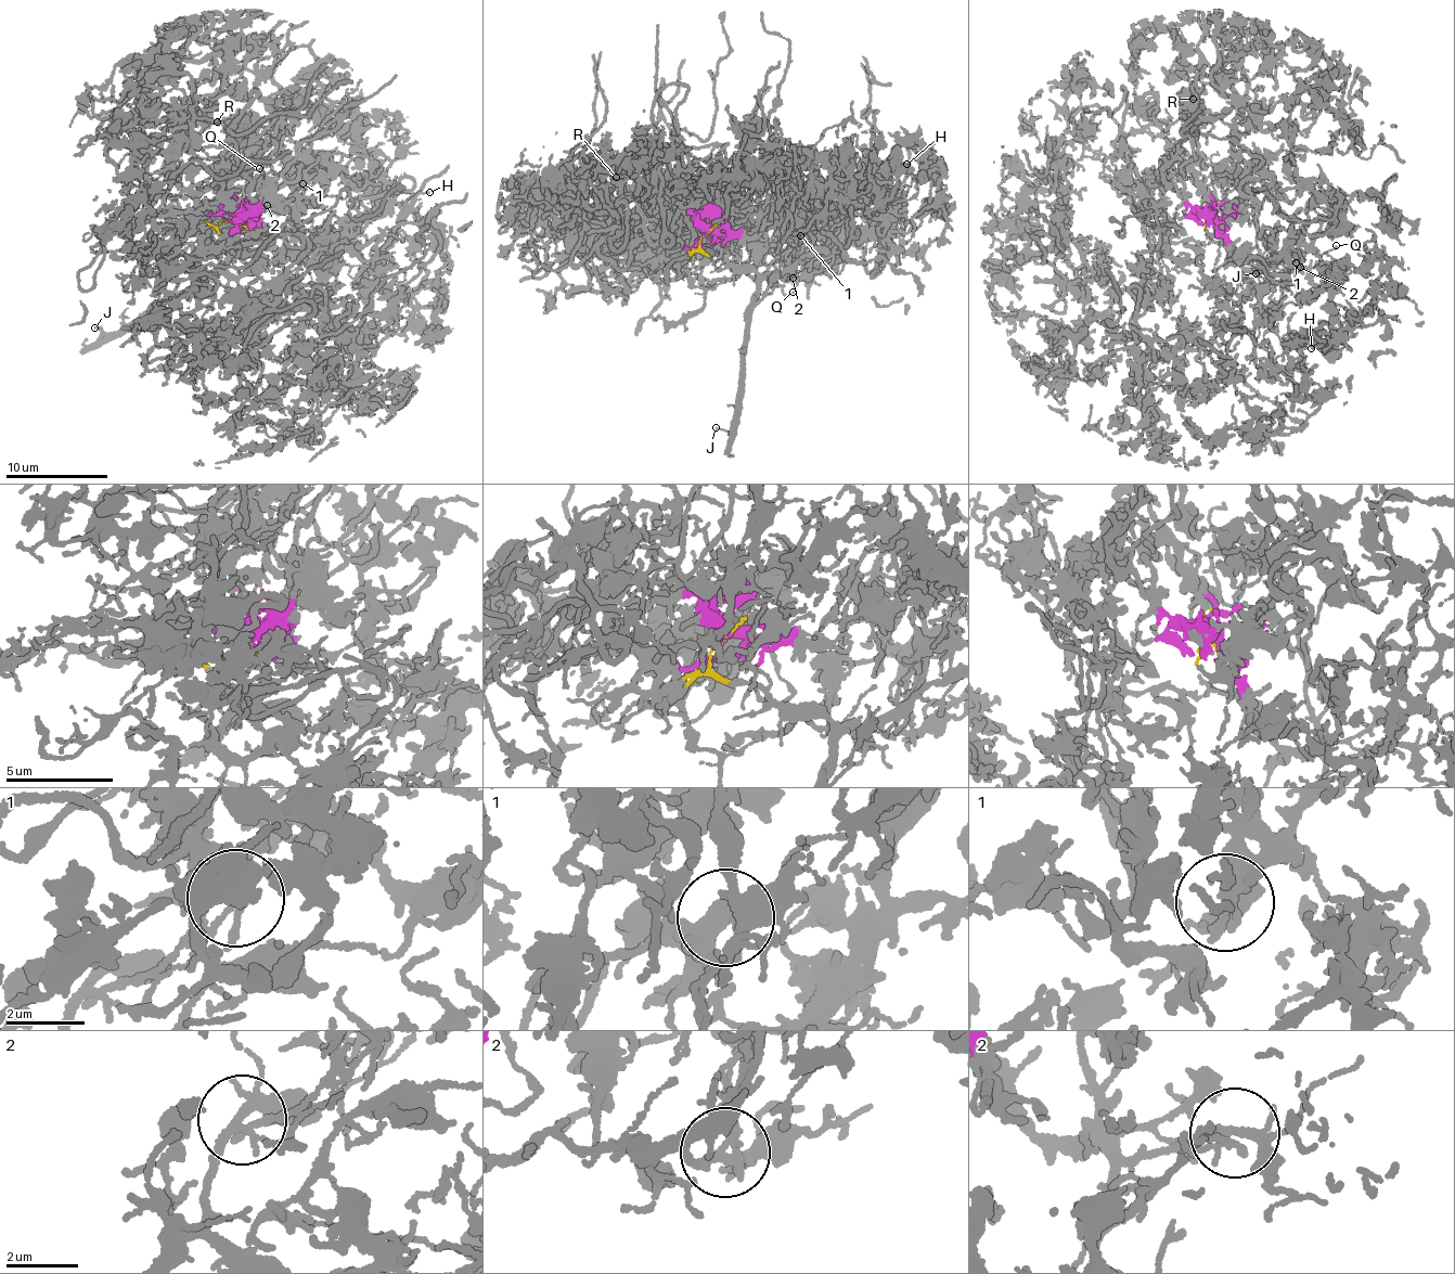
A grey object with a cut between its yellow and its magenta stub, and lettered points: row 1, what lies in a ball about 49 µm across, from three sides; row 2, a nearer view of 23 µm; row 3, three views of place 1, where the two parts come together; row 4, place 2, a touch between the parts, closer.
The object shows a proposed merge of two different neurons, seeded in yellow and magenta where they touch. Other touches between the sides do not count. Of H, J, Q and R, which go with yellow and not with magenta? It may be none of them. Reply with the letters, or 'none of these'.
J, Q

